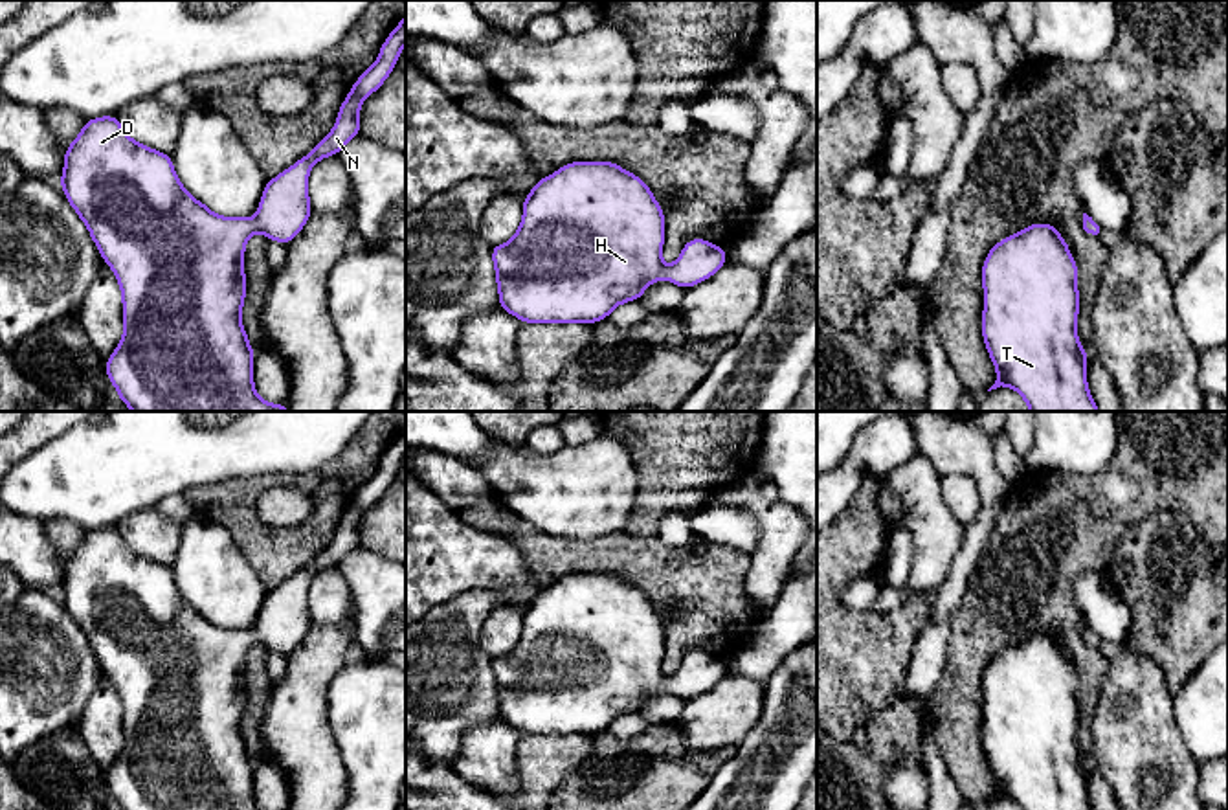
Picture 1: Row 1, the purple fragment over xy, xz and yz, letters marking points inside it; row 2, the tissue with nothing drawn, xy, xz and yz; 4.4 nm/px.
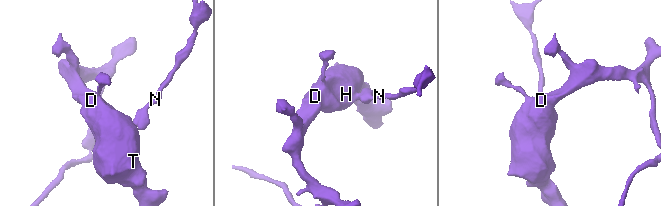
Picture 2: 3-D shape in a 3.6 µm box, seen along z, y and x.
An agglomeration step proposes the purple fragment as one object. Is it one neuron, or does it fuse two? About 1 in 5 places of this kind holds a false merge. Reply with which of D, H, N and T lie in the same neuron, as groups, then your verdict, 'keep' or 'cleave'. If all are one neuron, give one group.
groups D H N T; keep

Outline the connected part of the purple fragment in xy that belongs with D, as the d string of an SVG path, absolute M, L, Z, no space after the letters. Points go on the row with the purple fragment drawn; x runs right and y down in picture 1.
M406 15L384 40L374 64L352 84L329 136L307 156L266 182L261 204L251 219L213 213L182 186L171 156L132 140L116 116L88 119L79 136L68 145L59 186L68 204L88 228L92 241L121 288L123 338L105 362L105 371L119 400L132 411L288 411L283 402L270 404L255 391L255 353L240 318L246 298L246 242L259 231L286 246L303 230L312 215L308 198L310 169L319 160L336 156L345 143L360 136L362 103L385 83L404 46Z

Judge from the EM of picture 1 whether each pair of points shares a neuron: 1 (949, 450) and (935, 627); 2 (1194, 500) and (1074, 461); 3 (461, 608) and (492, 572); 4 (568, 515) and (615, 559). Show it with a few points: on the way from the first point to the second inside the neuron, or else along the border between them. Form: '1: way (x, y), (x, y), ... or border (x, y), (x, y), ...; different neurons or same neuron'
1: way (988, 489), (988, 517), (957, 581); same neuron
2: border (1118, 430), (1113, 460), (1094, 474), (1078, 476); different neurons
3: border (503, 597), (491, 590), (467, 590), (437, 607); different neurons
4: border (623, 529), (586, 539), (551, 537); different neurons

